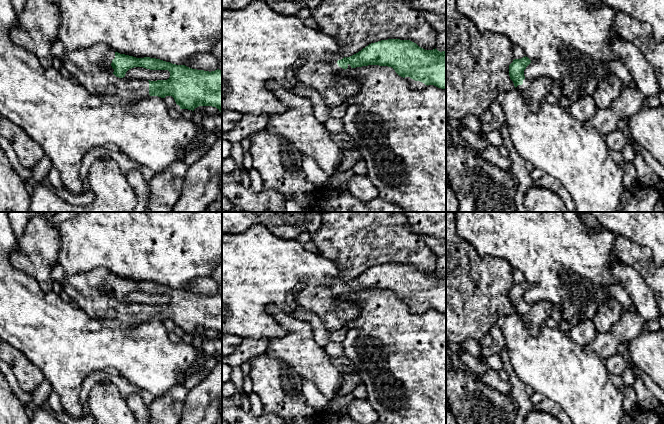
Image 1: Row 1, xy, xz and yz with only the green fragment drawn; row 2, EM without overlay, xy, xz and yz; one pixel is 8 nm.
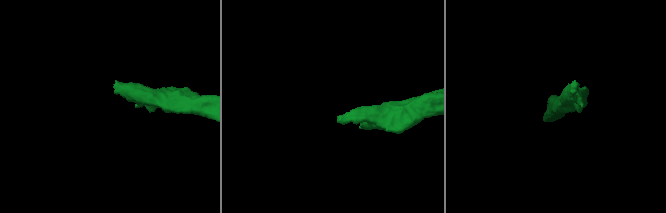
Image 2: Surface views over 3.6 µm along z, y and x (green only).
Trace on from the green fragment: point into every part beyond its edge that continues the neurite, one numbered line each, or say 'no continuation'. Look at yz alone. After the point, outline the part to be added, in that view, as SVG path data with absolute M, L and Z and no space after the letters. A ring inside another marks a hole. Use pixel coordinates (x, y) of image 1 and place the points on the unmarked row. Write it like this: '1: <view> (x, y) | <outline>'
1: yz (534, 315) | M548 301L537 303L524 303L522 309L518 309L516 313L521 317L532 336L537 336L540 328L547 318L551 317L553 305Z

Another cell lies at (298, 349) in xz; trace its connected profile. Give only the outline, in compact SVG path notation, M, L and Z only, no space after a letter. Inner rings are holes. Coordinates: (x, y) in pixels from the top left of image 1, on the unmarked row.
M269 304L266 310L287 331L285 336L269 338L266 353L275 359L285 362L296 371L302 380L314 383L326 398L333 399L343 384L343 375L332 364L324 348L319 346L314 340L313 329L310 323L287 314L274 304Z

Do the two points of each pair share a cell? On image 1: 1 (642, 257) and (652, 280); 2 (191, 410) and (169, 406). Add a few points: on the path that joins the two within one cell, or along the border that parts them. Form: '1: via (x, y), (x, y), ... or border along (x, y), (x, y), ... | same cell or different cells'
1: via (643, 263), (652, 274) | same cell
2: border along (183, 401), (181, 413) | different cells

